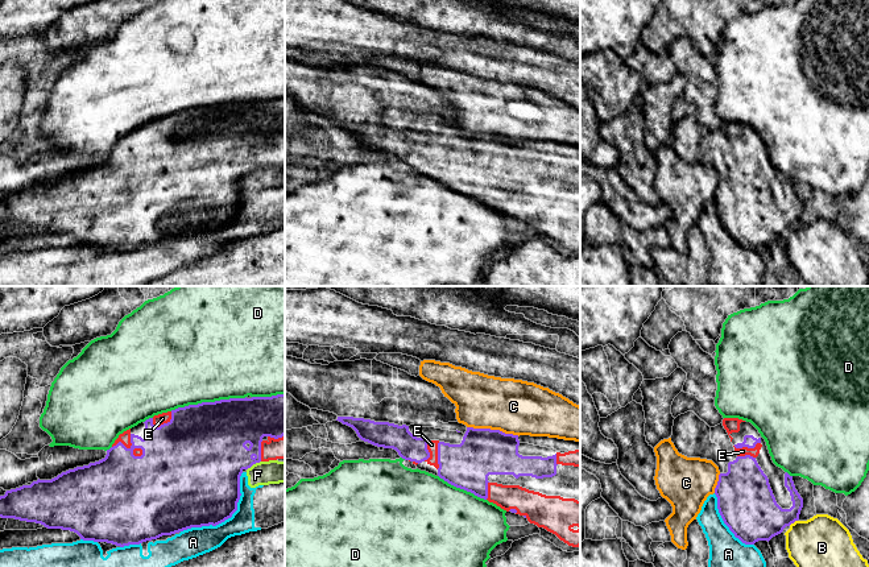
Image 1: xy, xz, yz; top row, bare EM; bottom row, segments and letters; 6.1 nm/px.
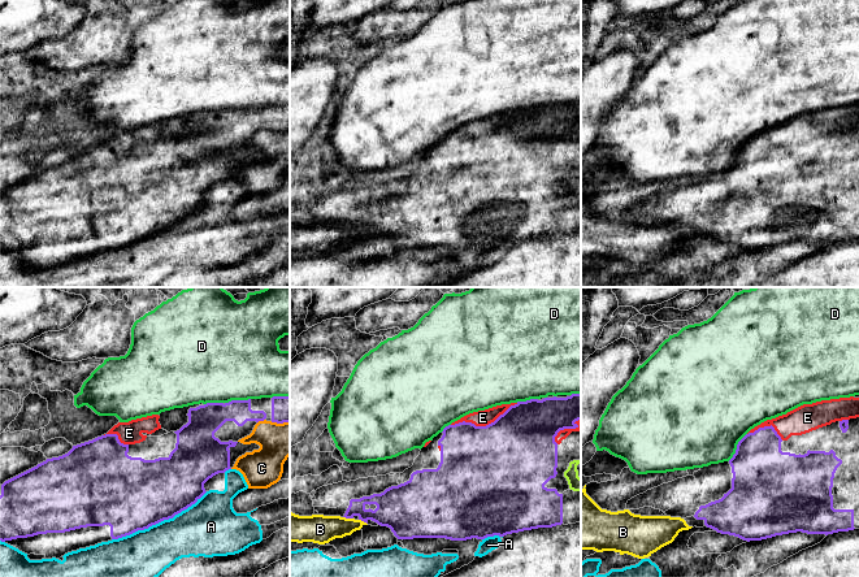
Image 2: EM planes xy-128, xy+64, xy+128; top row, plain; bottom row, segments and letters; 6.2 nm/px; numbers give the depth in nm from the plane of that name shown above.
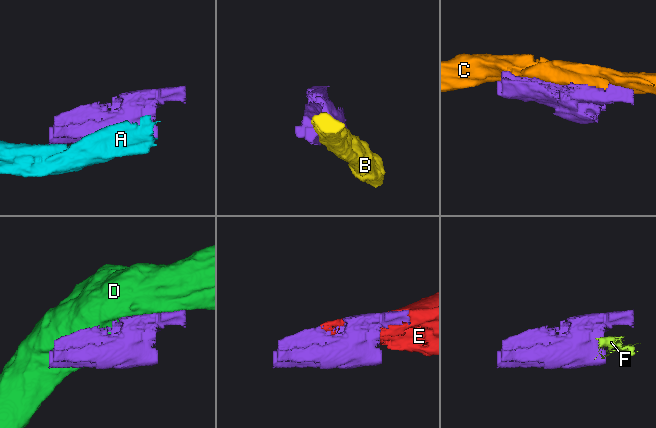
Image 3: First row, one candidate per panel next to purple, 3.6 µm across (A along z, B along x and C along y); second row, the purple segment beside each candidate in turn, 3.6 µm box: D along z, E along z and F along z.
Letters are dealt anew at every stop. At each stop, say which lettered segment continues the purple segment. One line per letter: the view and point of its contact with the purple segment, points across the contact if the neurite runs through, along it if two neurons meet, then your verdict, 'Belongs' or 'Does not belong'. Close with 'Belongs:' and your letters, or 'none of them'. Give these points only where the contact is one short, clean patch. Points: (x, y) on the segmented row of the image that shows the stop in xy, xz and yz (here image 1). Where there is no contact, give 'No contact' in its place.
A: Touches purple at xy (227, 518). Does not belong
B: Touches purple at yz (793, 522). Does not belong
C: Touches purple at xz (493, 430). Does not belong
D: Touches purple at xy (207, 402). Does not belong
E: Touches purple at xy (164, 423). Belongs
F: Touches purple at xy (253, 463). Boundary: xy (260, 460), (247, 470). Does not belong
Belongs: E

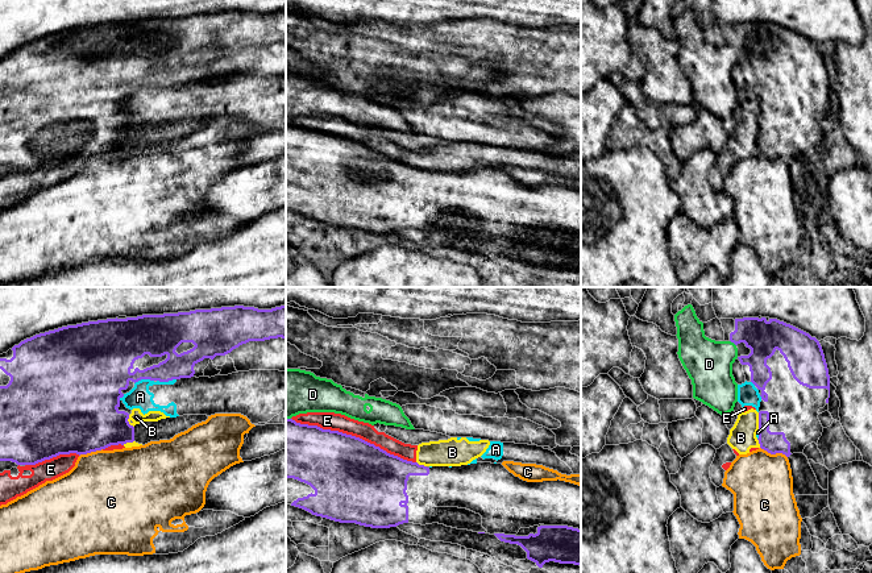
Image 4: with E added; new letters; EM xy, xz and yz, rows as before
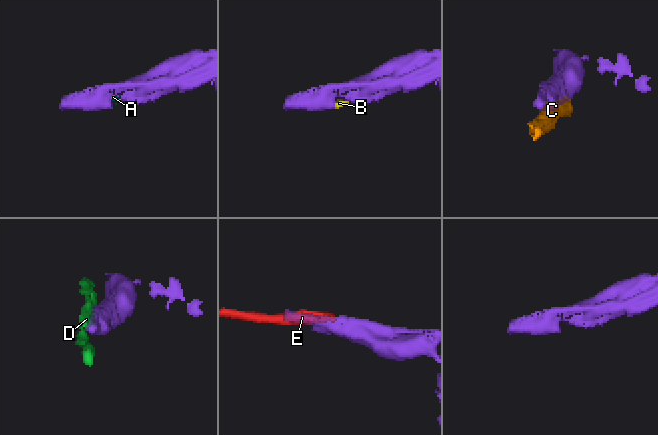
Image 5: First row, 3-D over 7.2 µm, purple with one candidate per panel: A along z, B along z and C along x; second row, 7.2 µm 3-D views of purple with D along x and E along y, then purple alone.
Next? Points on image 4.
A: Touches purple at xy (144, 378). Boundary: xy (153, 380), (138, 380), (135, 383). Does not belong
B: Touches purple at yz (759, 422). Does not belong
C: Touches purple at yz (773, 453). Boundary: yz (760, 447), (771, 453), (783, 453), (787, 457). Does not belong
D: Touches purple at yz (733, 341). Does not belong
E: Touches purple at xz (353, 436). Does not belong
Belongs: none of them

